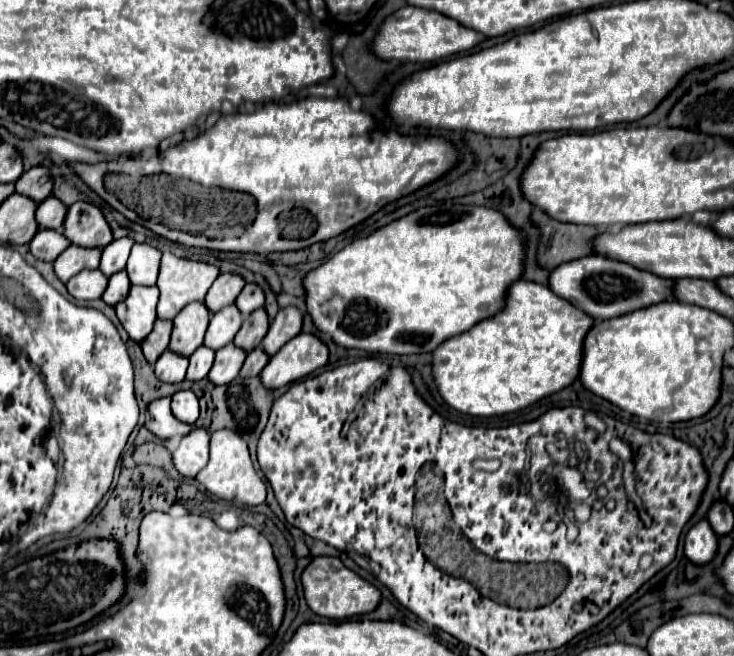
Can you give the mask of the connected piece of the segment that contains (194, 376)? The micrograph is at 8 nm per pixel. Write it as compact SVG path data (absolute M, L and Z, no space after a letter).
M200 346L192 356L190 356L190 366L186 372L186 380L202 380L208 376L210 368L214 362L214 352L206 346Z

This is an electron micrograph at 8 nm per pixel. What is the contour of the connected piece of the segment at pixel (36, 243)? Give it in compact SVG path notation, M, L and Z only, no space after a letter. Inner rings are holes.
M38 230L36 238L30 240L32 256L38 260L44 260L44 262L56 260L56 256L68 246L70 246L70 242L58 230Z

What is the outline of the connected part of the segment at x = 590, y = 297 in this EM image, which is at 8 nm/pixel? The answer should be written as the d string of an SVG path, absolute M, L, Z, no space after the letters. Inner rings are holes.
M584 256L554 268L550 272L548 286L556 296L584 310L594 320L608 320L608 318L622 316L626 312L668 300L670 298L668 292L672 290L672 280L642 272L634 266L628 266L624 262L614 262L602 256Z

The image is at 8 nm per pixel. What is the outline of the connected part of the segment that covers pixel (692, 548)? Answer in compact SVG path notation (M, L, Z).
M708 520L696 522L684 536L684 554L694 564L706 564L716 552L716 534Z

